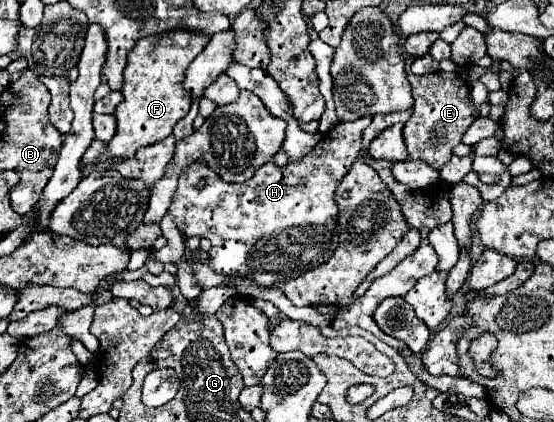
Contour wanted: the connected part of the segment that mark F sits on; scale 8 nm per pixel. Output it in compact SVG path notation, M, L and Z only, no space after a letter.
M171 30L164 34L142 38L128 54L128 66L124 70L122 96L124 102L116 106L116 134L108 142L108 150L114 158L132 158L138 148L156 144L172 134L172 128L190 110L190 98L182 90L182 80L188 64L204 50L208 36L186 30Z

